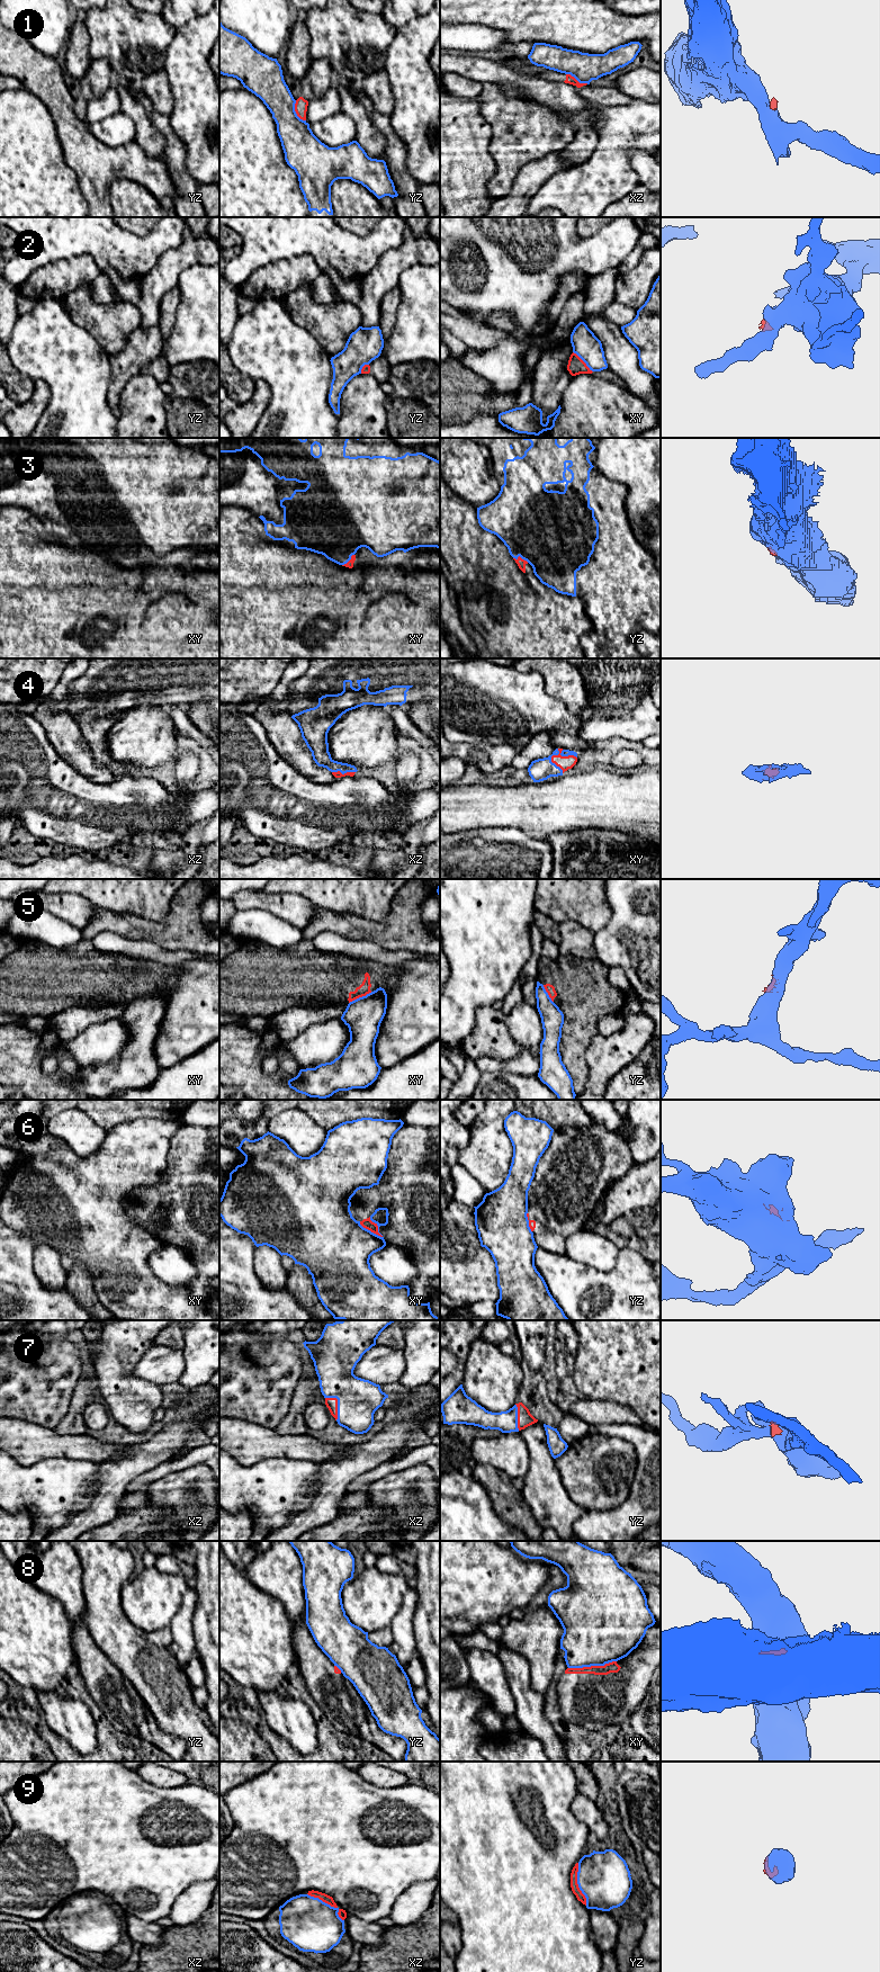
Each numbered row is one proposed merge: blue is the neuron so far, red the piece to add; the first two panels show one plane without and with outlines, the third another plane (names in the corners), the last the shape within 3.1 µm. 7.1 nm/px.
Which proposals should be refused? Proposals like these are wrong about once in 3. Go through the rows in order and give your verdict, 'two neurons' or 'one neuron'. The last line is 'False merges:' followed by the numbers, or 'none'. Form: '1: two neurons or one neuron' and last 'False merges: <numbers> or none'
1: two neurons
2: two neurons
3: one neuron
4: one neuron
5: two neurons
6: two neurons
7: one neuron
8: two neurons
9: one neuron
False merges: 1, 2, 5, 6, 8

